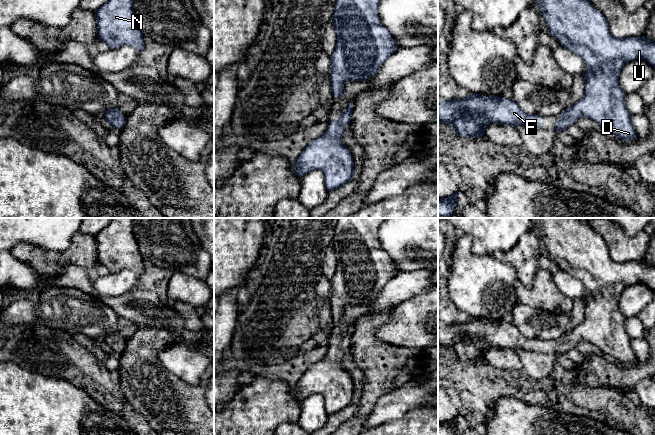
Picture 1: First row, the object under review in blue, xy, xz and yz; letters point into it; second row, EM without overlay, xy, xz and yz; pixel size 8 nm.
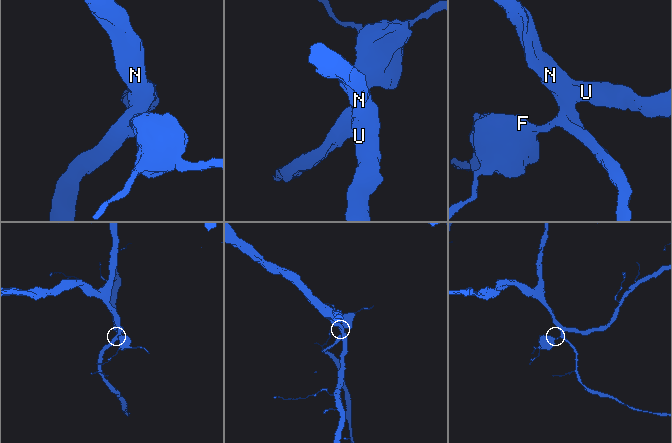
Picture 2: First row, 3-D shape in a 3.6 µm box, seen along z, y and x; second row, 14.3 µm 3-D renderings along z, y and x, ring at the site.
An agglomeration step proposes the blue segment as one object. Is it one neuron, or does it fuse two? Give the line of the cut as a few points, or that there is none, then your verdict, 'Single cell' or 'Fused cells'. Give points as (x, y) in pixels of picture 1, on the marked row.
No split. Single cell

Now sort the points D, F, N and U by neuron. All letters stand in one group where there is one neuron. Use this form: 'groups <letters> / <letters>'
groups D F N U

